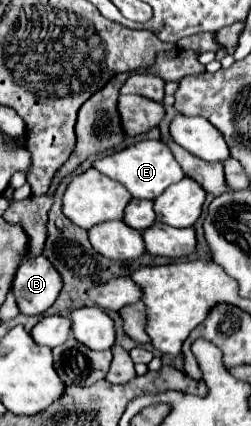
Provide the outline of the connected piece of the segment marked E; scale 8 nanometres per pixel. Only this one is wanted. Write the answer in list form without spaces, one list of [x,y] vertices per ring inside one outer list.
[[[138,141],[136,145],[130,145],[122,151],[98,157],[92,163],[92,167],[98,169],[102,175],[122,183],[130,191],[130,195],[137,199],[154,199],[166,187],[170,187],[172,183],[178,183],[184,177],[180,165],[176,163],[170,149],[162,141]]]

